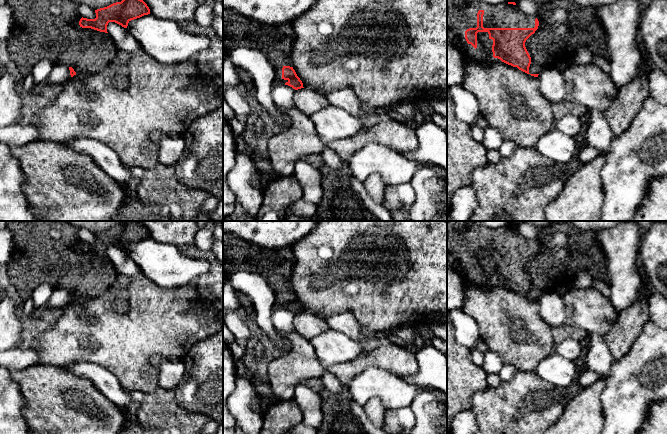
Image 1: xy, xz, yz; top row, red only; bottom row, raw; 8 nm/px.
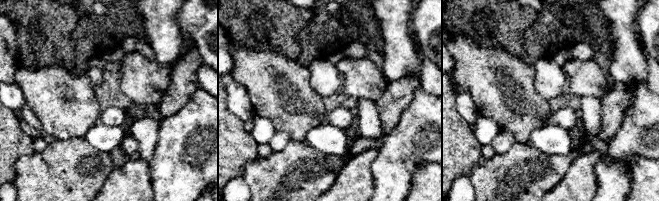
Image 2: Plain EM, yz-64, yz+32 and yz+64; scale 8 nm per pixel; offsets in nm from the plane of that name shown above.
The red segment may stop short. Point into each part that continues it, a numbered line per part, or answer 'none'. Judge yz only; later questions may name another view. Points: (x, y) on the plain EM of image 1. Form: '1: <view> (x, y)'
1: yz (462, 236)

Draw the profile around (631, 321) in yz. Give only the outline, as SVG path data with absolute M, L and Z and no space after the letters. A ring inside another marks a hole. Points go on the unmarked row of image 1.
M645 283L642 295L628 308L619 311L619 317L611 330L604 336L613 360L620 360L641 334L650 320L649 303L652 288Z

